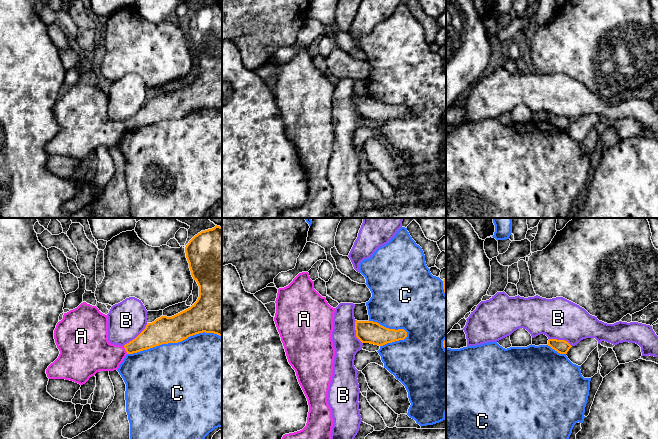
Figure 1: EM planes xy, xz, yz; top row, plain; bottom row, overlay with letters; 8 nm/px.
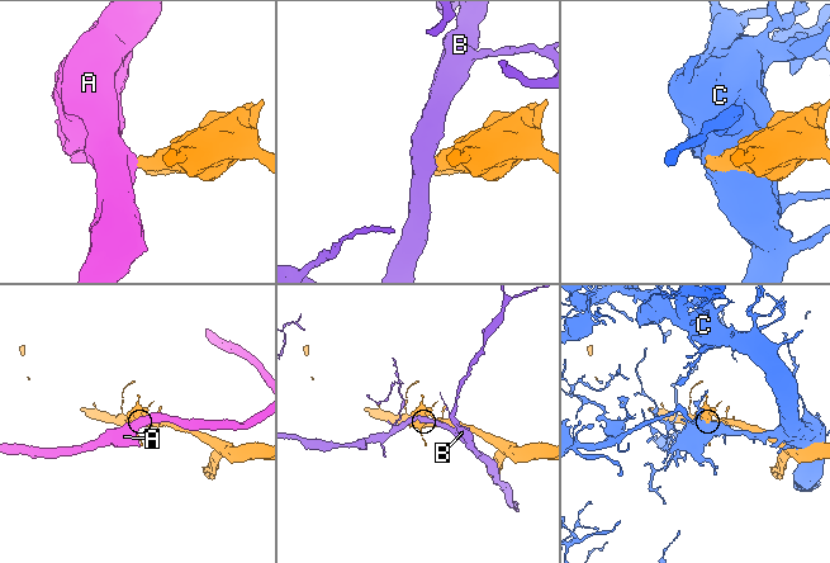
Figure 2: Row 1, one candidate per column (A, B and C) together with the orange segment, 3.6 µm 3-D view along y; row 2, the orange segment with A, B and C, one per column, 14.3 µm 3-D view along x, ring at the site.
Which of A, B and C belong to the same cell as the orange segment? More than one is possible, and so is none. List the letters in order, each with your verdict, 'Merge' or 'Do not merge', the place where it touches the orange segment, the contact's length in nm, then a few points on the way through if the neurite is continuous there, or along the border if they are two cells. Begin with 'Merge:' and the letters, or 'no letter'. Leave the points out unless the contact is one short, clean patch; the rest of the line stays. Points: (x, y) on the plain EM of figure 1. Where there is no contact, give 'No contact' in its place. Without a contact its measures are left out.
Merge: no letter
A: Do not merge. Touches orange at xy (125, 125). Shared border 70 nm. Boundary: xy (123, 122), (127, 129)
B: Do not merge. Touches orange at xy (137, 112). Shared border 260 nm. Boundary: xy (147, 99), (134, 114), (123, 121)
C: Do not merge. Touches orange at xy (174, 118). Shared border 750 nm

